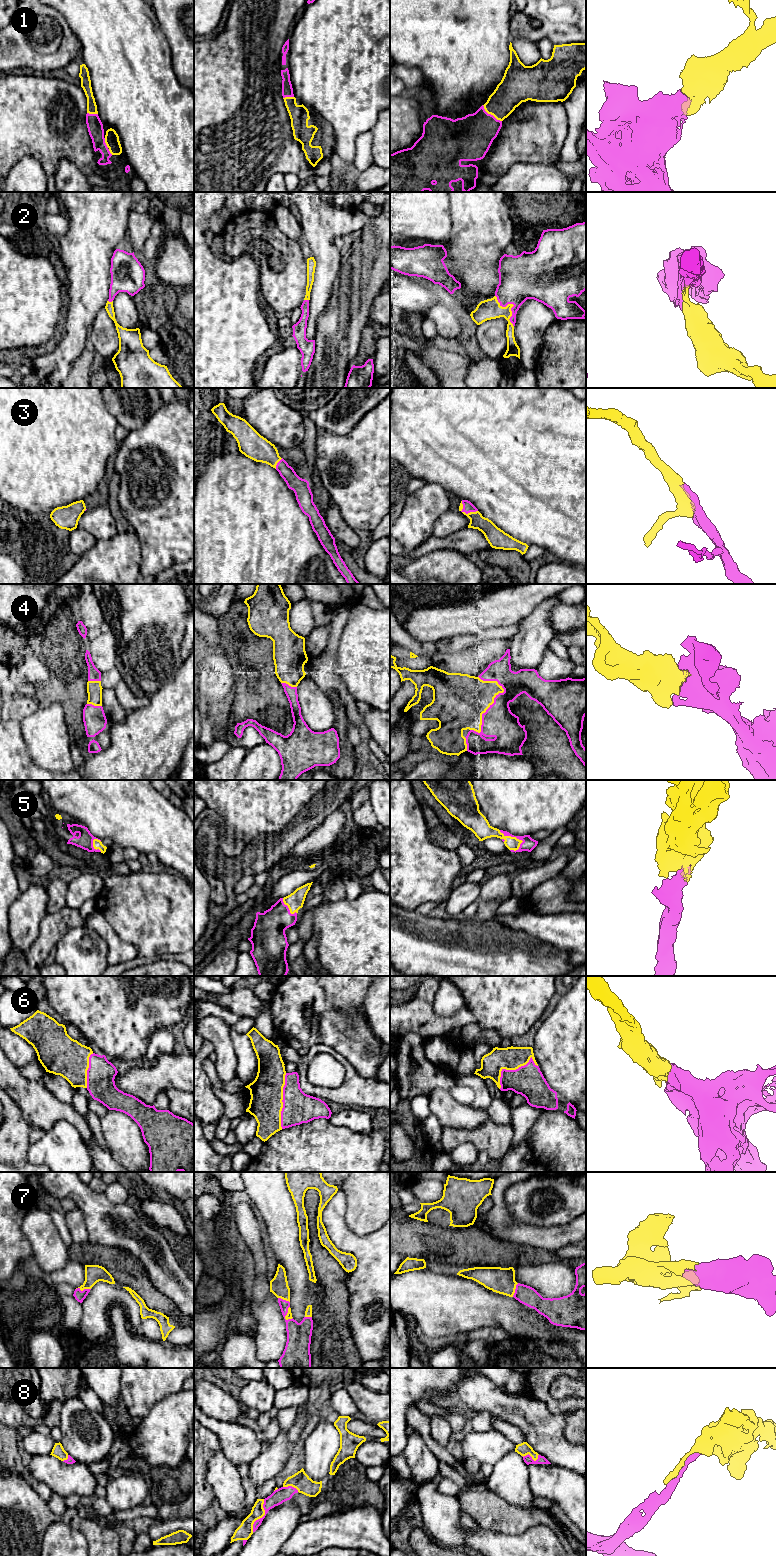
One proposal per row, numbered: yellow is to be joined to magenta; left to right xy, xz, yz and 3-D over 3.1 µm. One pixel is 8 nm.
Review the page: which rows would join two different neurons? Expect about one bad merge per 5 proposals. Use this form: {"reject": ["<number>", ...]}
{"reject": []}

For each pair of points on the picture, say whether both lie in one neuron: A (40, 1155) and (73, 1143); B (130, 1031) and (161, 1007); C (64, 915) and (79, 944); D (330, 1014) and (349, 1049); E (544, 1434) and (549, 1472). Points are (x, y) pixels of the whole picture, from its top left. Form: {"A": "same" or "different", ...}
{"A": "same", "B": "same", "C": "different", "D": "same", "E": "different"}

